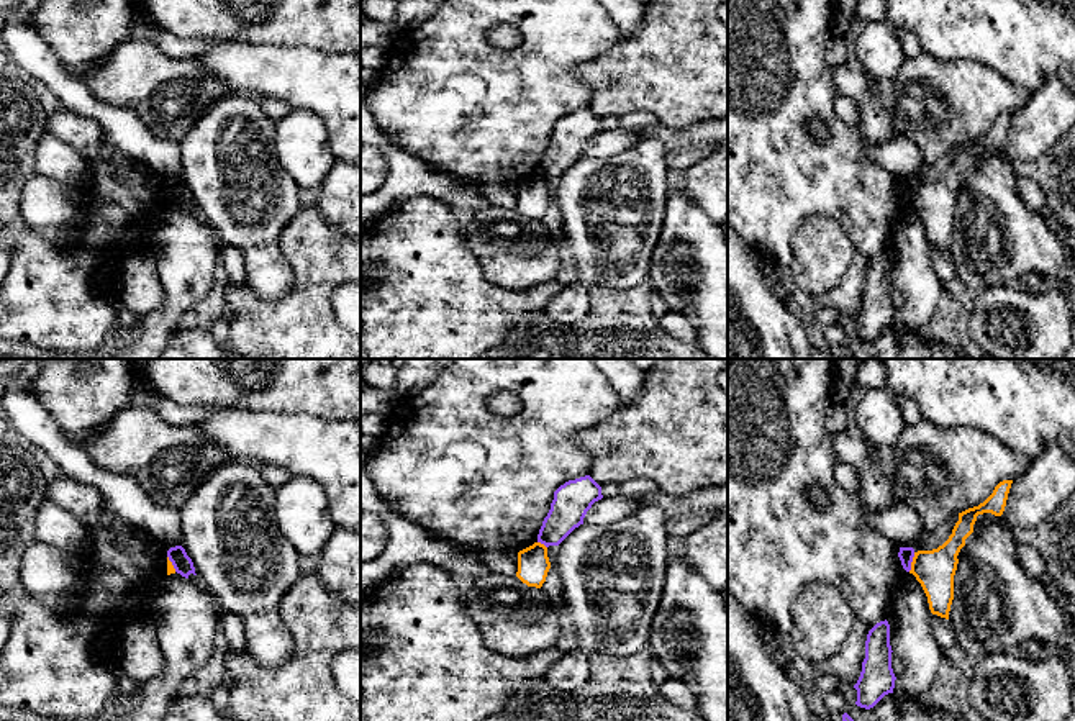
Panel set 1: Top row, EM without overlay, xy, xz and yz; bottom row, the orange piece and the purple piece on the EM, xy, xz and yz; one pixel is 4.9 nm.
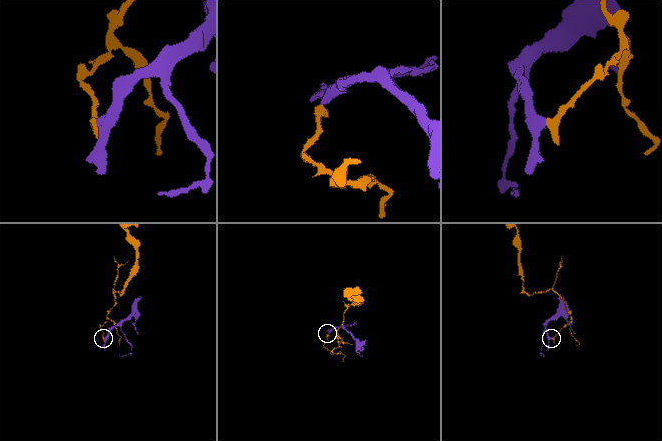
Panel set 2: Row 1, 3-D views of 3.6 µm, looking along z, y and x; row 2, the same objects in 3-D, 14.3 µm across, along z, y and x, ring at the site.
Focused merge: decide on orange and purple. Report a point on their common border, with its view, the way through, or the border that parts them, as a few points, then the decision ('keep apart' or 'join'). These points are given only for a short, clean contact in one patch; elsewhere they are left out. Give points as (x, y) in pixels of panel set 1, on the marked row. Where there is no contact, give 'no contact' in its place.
yz (911, 562) | along yz (915, 553), (908, 571) | keep apart

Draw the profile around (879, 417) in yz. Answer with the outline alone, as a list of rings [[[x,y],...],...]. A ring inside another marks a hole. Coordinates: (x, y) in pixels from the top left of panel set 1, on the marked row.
[[[888,385],[864,392],[855,405],[855,423],[872,447],[893,446],[906,426],[898,395]]]

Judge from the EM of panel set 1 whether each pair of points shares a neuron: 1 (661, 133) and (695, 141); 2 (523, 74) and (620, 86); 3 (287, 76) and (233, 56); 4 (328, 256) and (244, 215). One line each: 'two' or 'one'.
1: one
2: two
3: one
4: two

